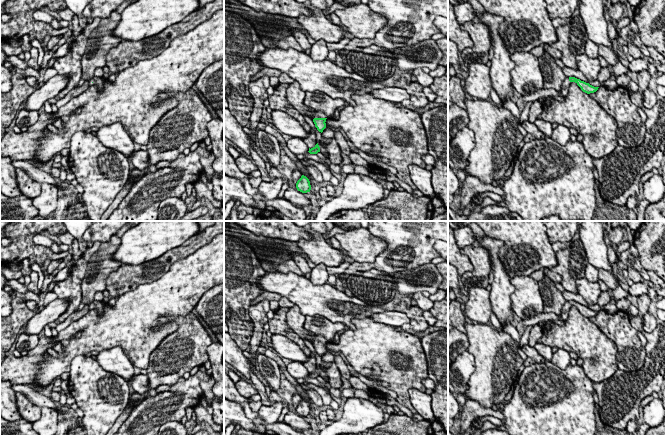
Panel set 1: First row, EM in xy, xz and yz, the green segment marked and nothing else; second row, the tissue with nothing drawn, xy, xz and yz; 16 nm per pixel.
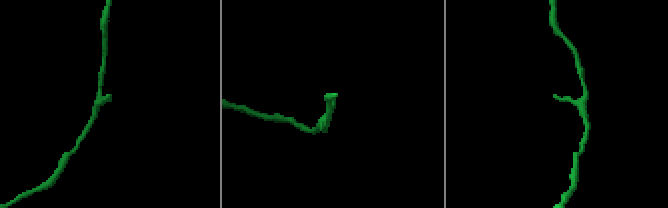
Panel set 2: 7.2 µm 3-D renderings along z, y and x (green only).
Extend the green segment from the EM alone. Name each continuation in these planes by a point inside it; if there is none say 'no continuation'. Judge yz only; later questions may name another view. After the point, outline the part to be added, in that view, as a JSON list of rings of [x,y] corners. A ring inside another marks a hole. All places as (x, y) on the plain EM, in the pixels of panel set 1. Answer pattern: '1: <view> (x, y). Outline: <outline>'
no continuation

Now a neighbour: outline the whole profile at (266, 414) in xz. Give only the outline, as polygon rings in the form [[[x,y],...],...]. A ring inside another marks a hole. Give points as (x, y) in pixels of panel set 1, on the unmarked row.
[[[282,402],[273,403],[271,406],[262,405],[258,410],[258,417],[252,420],[256,427],[256,430],[253,432],[253,434],[265,433],[266,425],[277,422],[283,408],[284,406]]]

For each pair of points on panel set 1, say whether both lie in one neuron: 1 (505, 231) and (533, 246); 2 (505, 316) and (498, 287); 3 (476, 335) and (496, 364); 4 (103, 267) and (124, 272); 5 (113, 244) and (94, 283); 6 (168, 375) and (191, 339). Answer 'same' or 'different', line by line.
1: same
2: same
3: same
4: different
5: same
6: same

